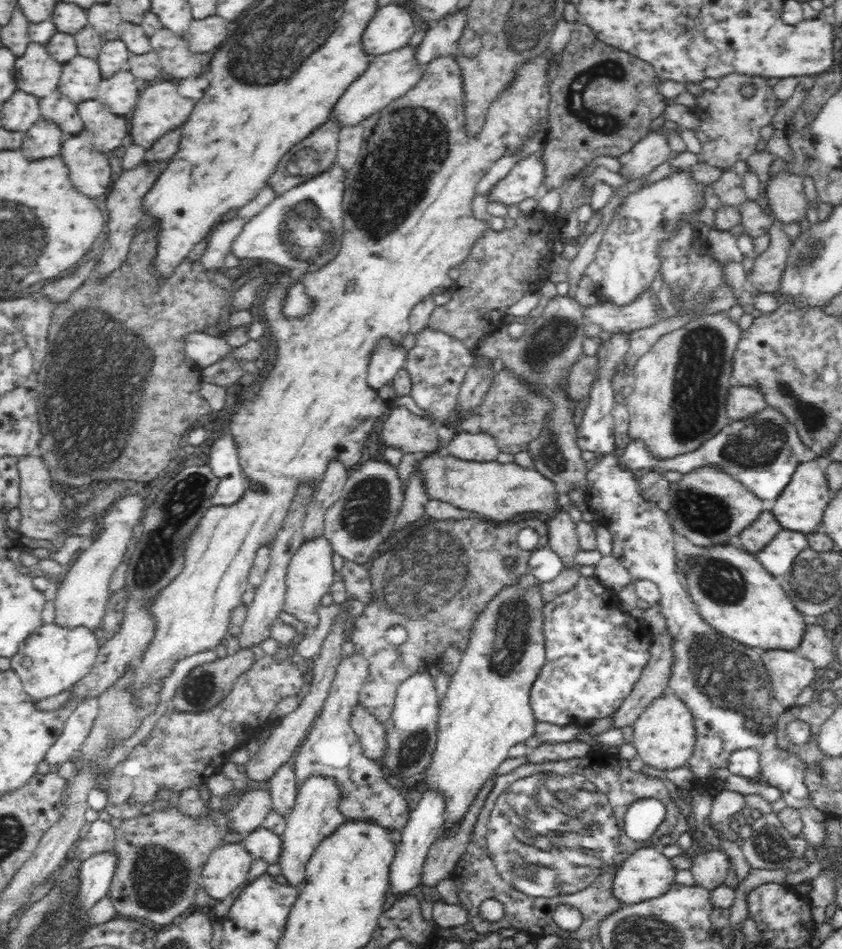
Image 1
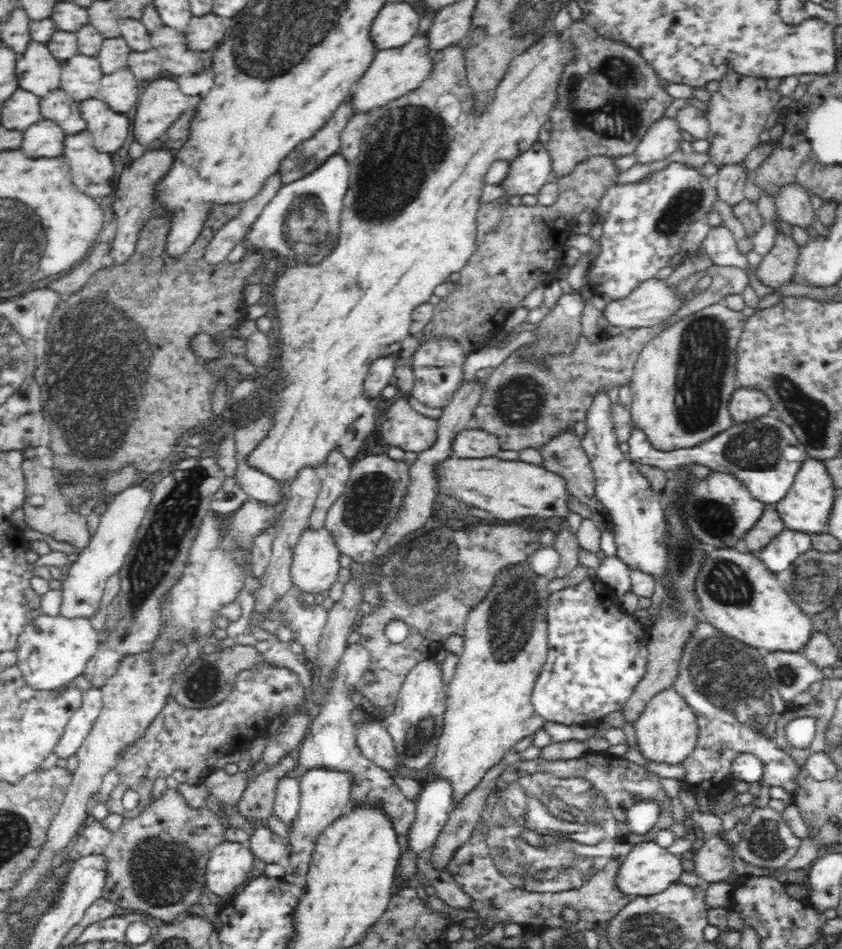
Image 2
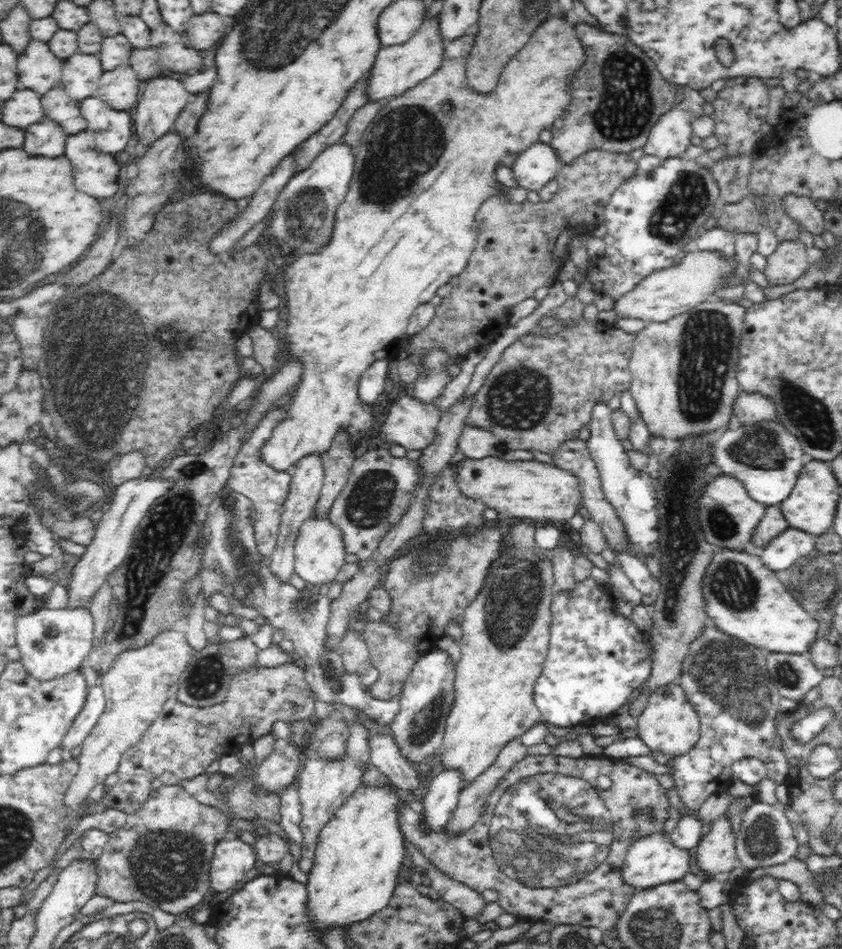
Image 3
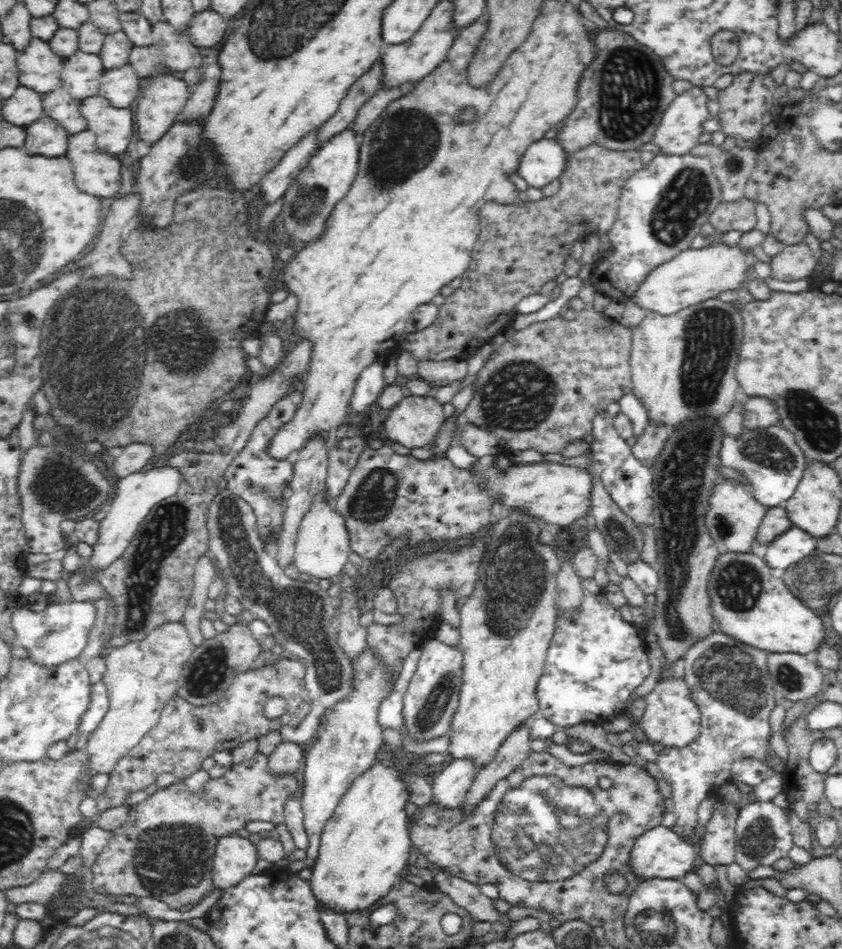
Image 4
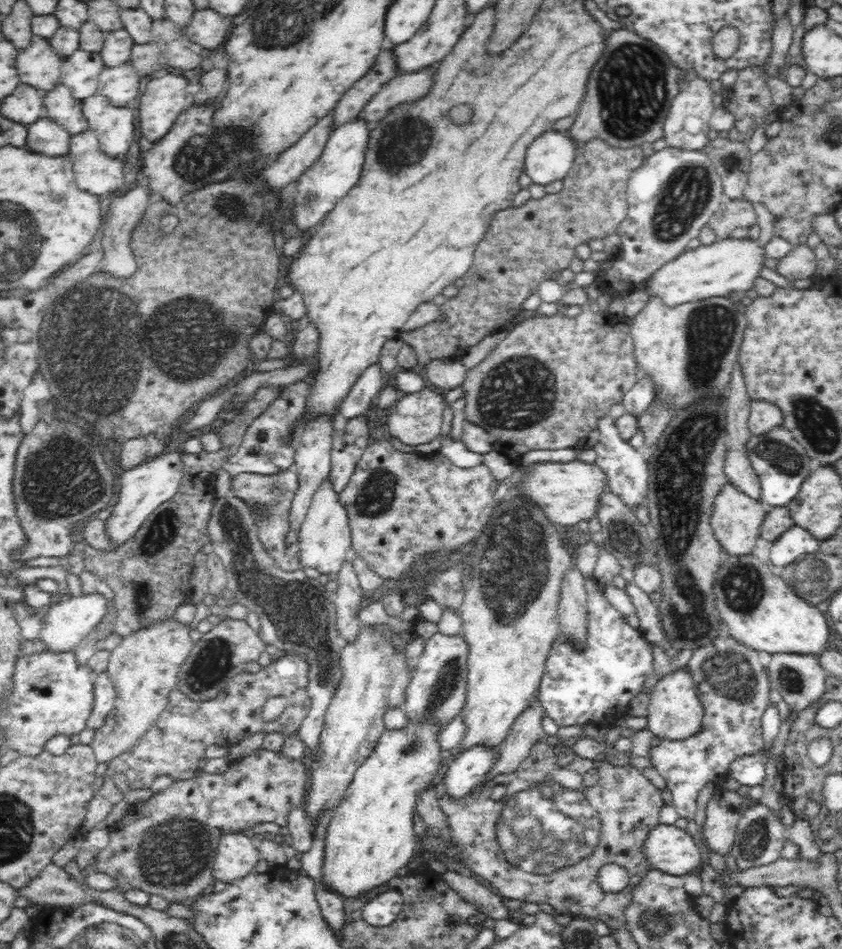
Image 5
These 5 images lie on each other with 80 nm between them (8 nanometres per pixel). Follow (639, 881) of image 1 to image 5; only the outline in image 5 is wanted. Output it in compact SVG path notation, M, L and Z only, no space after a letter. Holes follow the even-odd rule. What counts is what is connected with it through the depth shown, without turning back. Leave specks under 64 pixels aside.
M678 822L660 823L650 831L645 842L650 868L684 876L706 860L705 849L698 836L690 834L686 829L683 822Z

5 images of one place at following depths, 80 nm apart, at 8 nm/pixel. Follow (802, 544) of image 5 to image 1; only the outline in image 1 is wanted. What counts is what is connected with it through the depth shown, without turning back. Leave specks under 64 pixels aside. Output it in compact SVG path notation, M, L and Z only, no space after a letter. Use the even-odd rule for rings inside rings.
M783 529L758 553L757 558L769 574L778 578L780 575L786 574L796 561L798 554L807 549L809 548L806 533Z

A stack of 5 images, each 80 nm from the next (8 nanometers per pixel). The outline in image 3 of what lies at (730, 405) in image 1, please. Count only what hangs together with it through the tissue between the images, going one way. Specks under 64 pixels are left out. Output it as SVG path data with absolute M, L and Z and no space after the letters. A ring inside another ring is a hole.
M743 391L733 404L733 414L743 426L772 422L777 418L776 405L771 398Z

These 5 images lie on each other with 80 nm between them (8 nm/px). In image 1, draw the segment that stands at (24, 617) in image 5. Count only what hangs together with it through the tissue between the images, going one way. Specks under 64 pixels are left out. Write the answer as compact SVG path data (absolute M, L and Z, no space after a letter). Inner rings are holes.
M44 622L22 639L18 652L10 658L10 666L21 678L23 690L39 702L72 688L85 676L98 654L99 637L86 626L66 627L60 623Z

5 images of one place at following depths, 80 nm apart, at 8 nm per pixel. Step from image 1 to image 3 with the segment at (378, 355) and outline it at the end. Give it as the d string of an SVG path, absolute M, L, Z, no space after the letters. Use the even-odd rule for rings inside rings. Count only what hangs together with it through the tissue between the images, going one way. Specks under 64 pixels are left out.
M394 358L377 360L360 375L357 386L357 400L360 404L372 405L380 398L380 394L384 392L387 376L392 373L393 361Z

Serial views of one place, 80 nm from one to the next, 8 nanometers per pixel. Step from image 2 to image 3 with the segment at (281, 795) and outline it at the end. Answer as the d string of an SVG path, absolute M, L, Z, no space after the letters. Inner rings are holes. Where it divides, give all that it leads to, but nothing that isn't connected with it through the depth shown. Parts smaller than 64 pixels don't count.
M293 782L291 785L283 788L284 793L281 798L280 814L281 826L286 832L289 840L296 842L298 846L304 844L304 835L302 834L302 807L299 799L298 785Z

